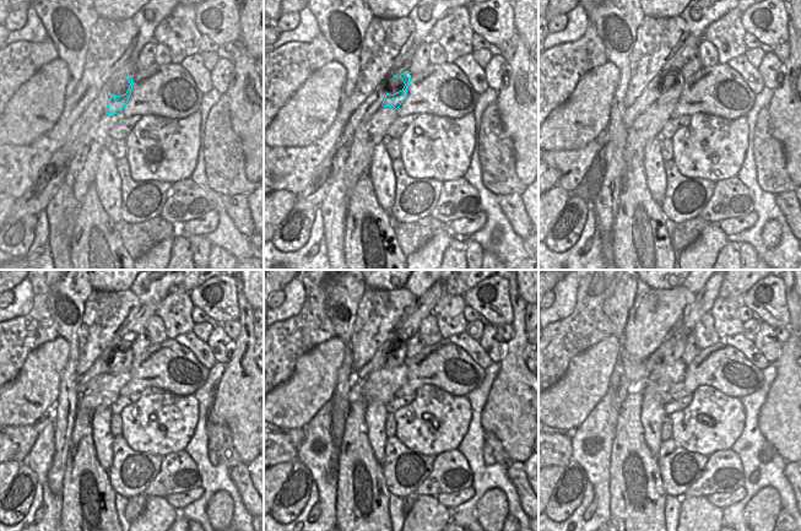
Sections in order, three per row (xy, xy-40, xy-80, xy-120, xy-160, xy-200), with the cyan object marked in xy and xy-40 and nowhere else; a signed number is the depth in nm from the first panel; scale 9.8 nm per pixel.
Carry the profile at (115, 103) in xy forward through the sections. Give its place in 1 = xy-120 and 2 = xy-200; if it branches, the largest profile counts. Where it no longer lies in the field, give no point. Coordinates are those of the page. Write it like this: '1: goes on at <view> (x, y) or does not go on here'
1: goes on at xy-120 (118, 367)
2: goes on at xy-200 (671, 350)

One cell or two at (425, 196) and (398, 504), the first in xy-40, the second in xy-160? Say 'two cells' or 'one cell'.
two cells

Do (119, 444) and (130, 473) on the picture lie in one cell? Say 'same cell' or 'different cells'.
same cell

